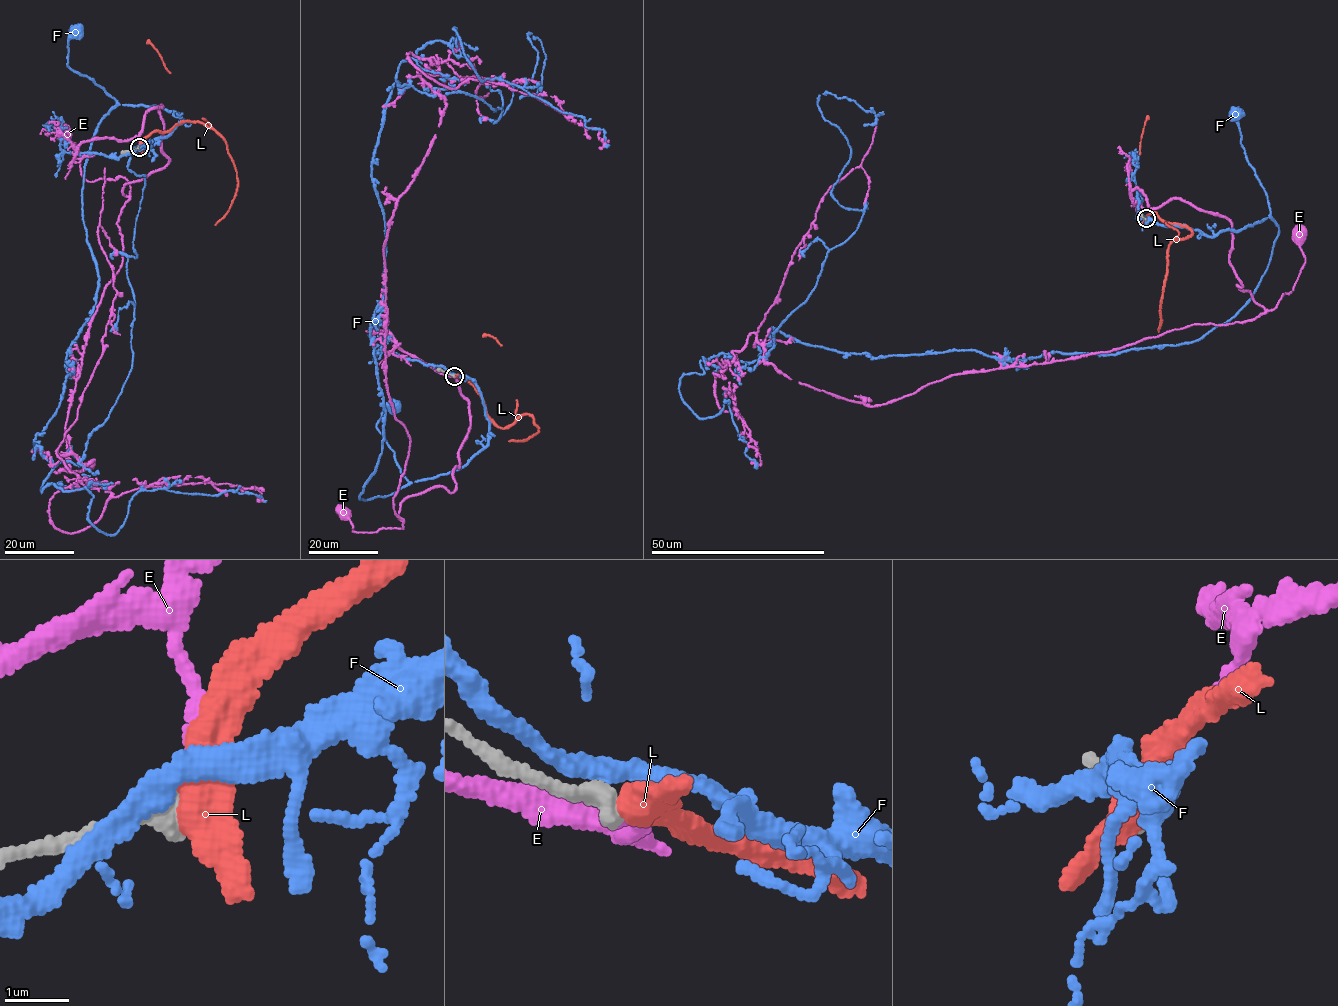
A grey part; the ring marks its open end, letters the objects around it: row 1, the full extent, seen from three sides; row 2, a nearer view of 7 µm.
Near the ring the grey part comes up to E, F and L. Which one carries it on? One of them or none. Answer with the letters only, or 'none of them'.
E

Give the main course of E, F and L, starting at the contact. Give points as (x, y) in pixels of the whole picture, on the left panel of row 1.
E: (139, 146), (143, 116), (161, 104), (169, 162), (125, 184), (128, 196), (121, 176), (87, 181), (64, 133)
F: (138, 148), (171, 133), (185, 120), (171, 110), (119, 104), (104, 88), (67, 66), (69, 32), (75, 31)
L: (139, 148), (153, 132), (187, 120), (200, 121), (218, 133), (232, 161), (238, 188), (229, 211), (215, 225)

